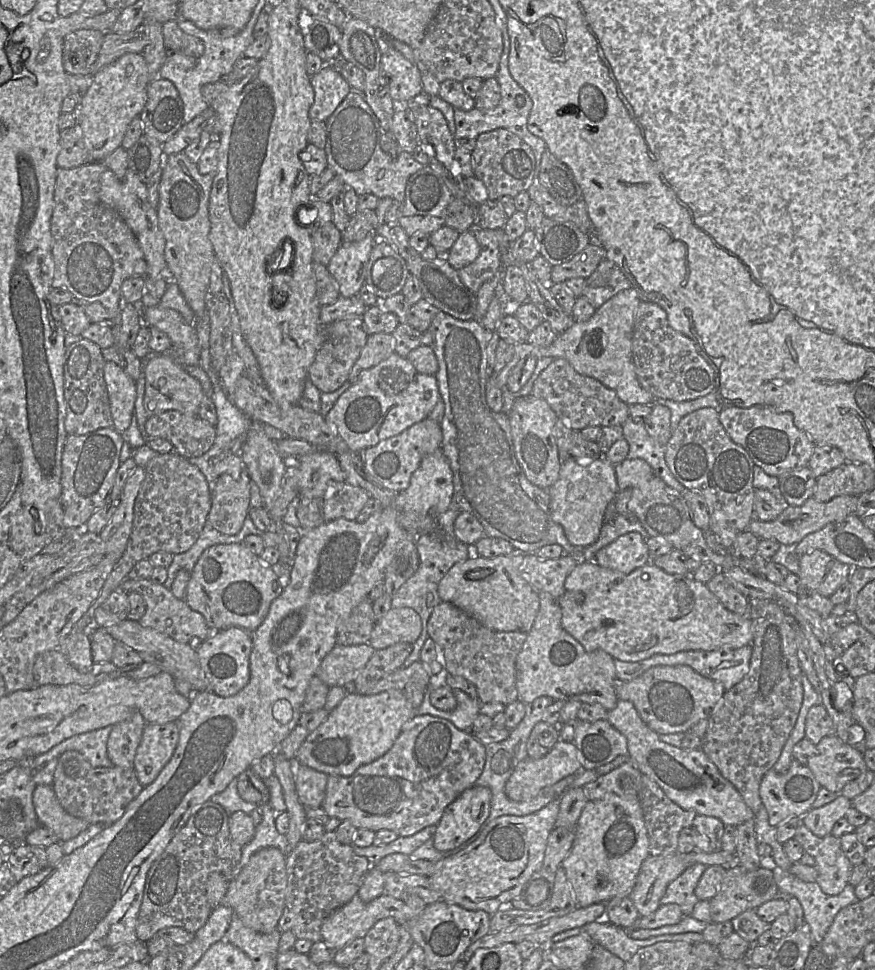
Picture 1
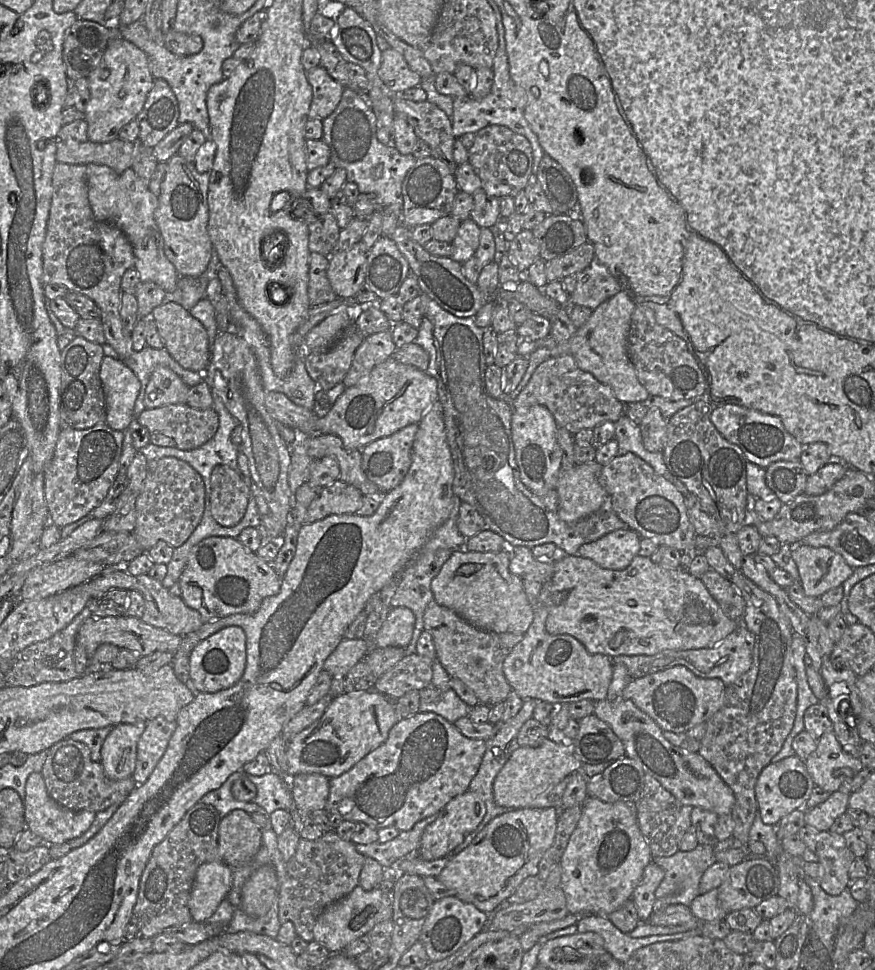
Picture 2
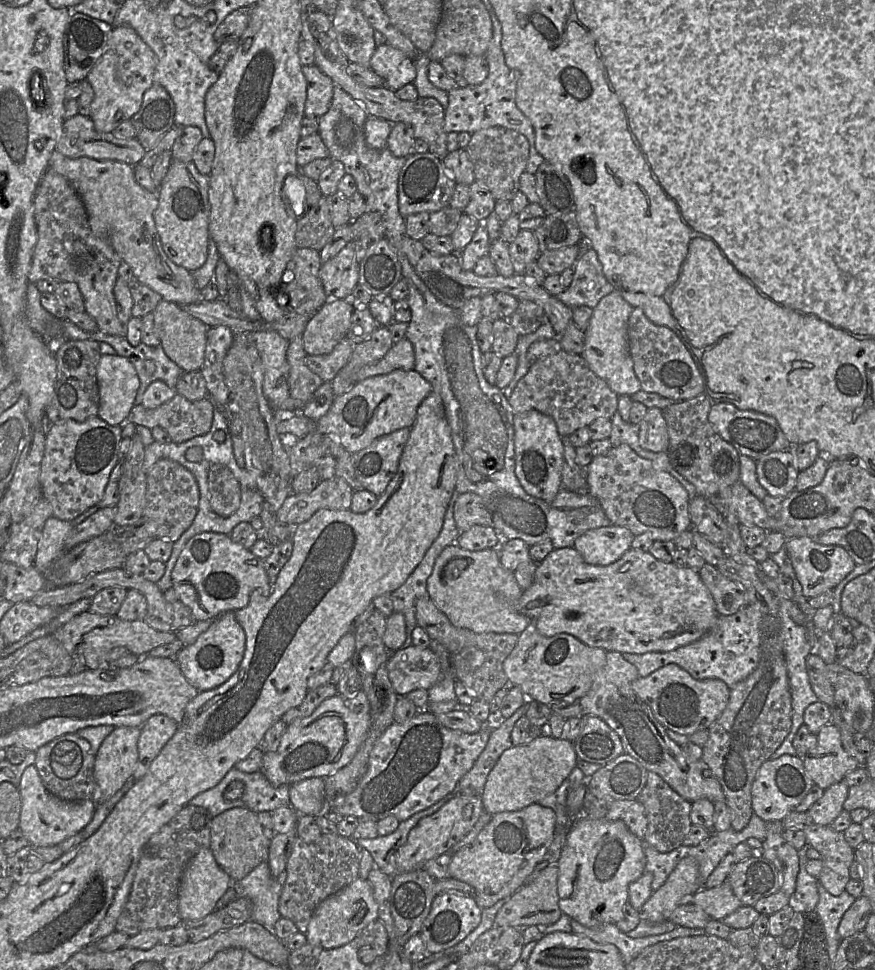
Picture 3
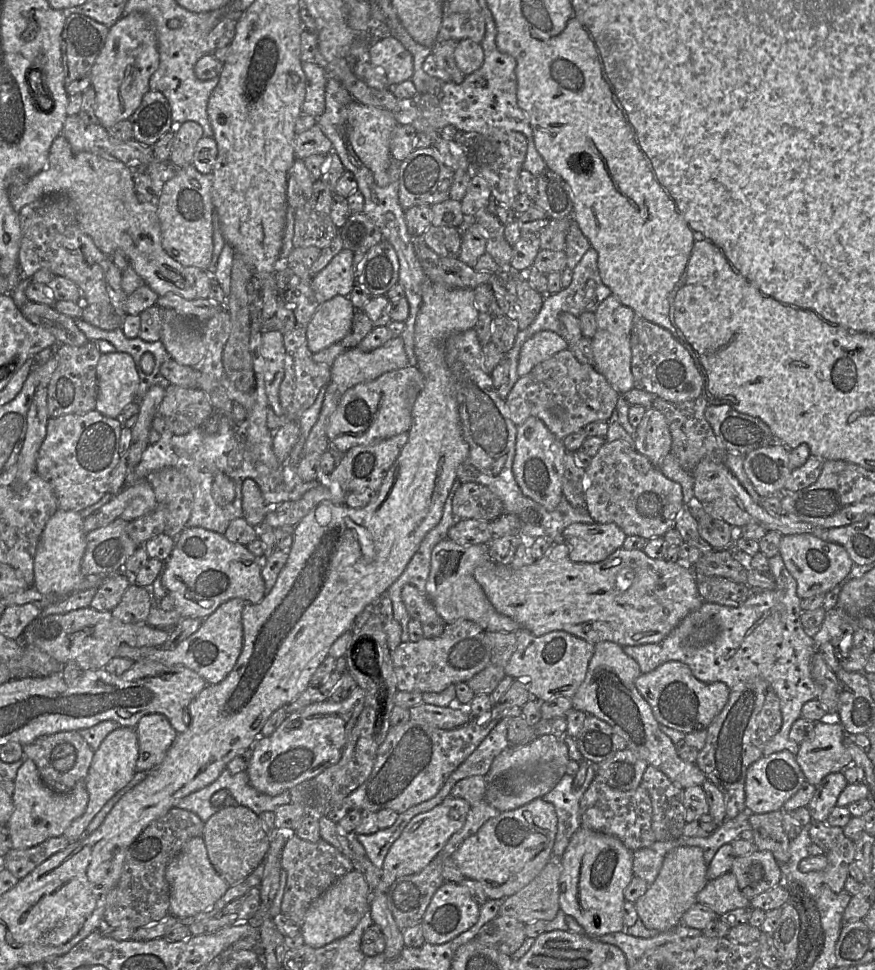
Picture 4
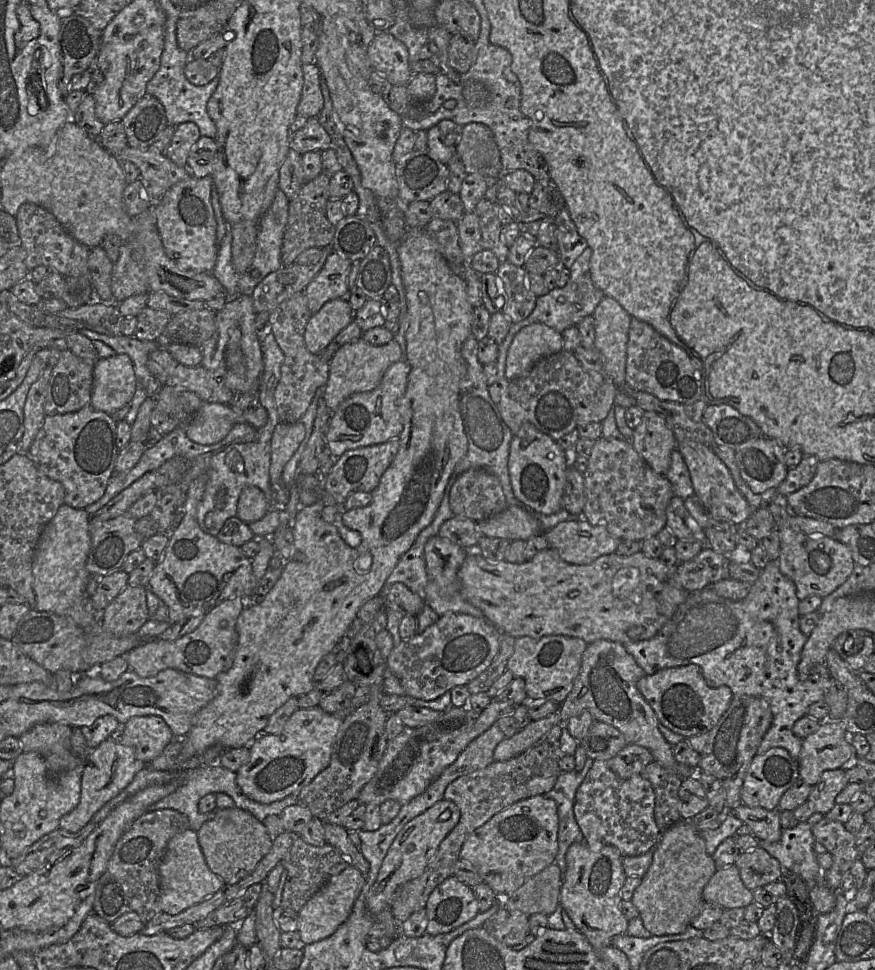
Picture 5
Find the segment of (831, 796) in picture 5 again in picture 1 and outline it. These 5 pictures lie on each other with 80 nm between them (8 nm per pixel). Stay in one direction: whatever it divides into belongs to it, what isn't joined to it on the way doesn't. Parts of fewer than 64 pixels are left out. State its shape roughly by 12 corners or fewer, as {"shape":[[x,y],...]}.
{"shape":[[840,794],[809,810],[802,823],[814,835],[831,834],[845,817],[851,800]]}

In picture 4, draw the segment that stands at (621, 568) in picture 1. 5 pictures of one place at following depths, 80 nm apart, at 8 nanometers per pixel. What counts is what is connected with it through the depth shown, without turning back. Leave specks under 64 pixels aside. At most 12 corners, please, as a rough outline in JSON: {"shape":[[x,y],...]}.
{"shape":[[573,523],[563,531],[569,558],[598,563],[622,548],[616,524]]}

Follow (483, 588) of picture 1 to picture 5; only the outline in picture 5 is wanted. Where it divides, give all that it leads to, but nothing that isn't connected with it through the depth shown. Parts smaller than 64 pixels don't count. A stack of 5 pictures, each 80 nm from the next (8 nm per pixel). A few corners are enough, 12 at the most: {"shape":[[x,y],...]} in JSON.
{"shape":[[439,536],[424,557],[425,603],[439,616],[484,618],[462,596],[458,571],[471,550]]}

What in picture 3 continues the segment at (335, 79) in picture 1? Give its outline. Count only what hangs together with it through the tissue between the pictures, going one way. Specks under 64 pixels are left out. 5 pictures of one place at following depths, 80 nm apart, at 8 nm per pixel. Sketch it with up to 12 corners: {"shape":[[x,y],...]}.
{"shape":[[315,64],[302,65],[307,81],[304,113],[321,117],[334,82]]}

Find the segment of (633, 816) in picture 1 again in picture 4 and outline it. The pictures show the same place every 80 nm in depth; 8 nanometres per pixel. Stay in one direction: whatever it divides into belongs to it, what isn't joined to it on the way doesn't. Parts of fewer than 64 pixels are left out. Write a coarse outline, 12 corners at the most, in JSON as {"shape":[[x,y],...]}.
{"shape":[[580,827],[559,906],[587,936],[624,931],[633,852]]}

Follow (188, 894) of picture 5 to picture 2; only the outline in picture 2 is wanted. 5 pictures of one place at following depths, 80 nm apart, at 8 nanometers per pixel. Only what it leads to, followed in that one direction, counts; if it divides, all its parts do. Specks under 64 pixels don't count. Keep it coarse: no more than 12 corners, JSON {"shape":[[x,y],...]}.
{"shape":[[223,861],[199,866],[188,901],[194,922],[214,914],[231,887]]}

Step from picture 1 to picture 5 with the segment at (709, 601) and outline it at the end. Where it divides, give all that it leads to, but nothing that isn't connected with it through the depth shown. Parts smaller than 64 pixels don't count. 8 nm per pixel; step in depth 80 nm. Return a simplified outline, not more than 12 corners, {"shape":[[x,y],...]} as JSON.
{"shape":[[471,550],[462,596],[500,632],[627,644],[689,592],[642,551],[569,564]]}

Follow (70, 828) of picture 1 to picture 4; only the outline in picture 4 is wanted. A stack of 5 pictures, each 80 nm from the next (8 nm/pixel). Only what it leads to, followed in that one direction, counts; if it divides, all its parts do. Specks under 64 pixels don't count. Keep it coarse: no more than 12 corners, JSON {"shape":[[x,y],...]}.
{"shape":[[29,758],[18,769],[5,825],[13,849],[63,835],[84,814],[85,783],[43,783]]}

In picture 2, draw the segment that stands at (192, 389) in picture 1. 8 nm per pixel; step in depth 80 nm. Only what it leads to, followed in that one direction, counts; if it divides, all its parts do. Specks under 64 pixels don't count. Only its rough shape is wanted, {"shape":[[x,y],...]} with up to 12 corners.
{"shape":[[158,366],[145,390],[144,409],[187,404],[189,386]]}

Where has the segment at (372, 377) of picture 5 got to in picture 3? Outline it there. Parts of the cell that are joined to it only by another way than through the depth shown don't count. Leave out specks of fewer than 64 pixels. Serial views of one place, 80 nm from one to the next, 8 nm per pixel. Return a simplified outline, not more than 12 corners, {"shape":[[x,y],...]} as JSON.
{"shape":[[404,338],[374,364],[355,373],[355,383],[394,370],[413,370],[415,351]]}

